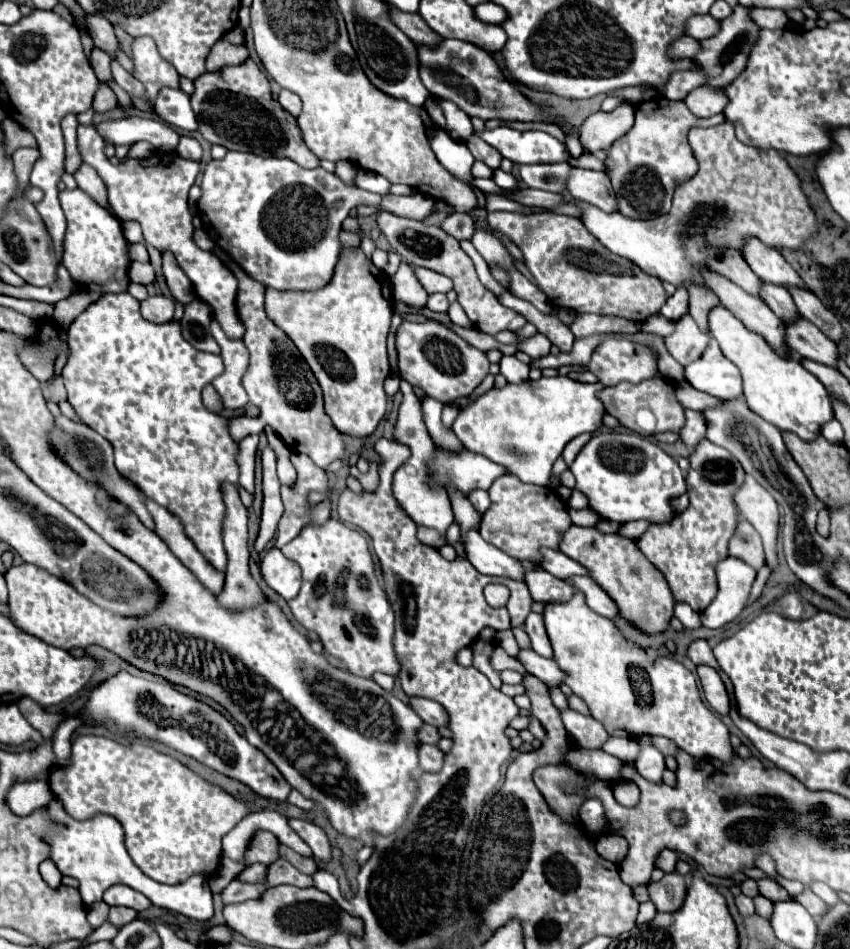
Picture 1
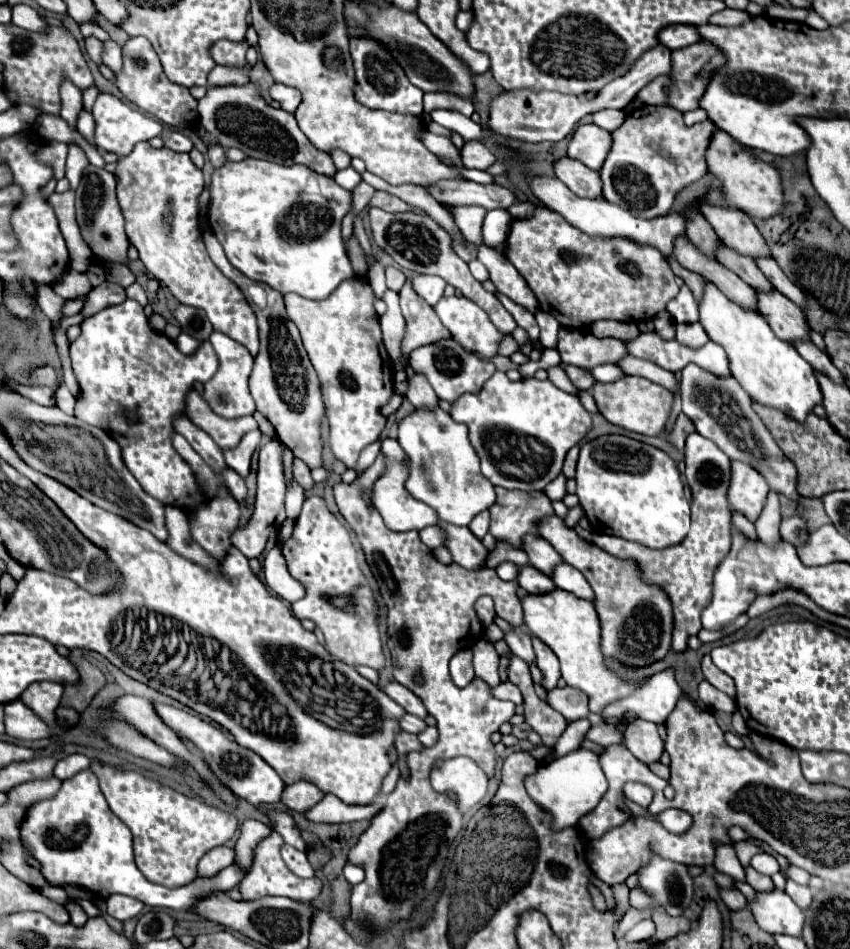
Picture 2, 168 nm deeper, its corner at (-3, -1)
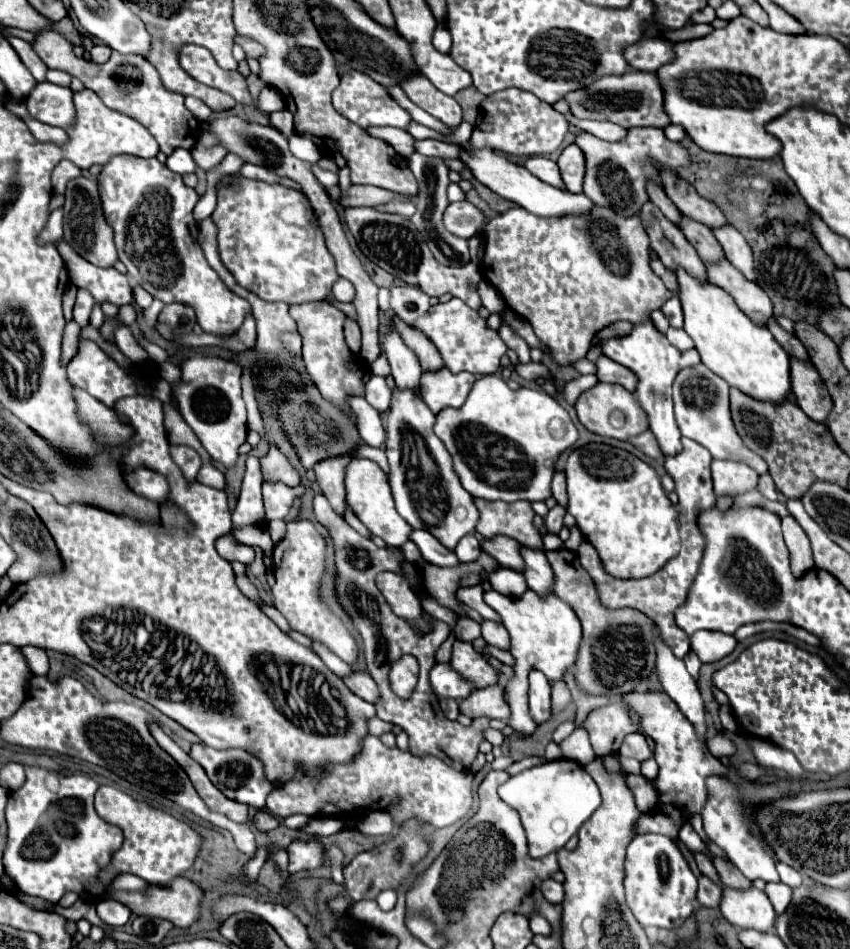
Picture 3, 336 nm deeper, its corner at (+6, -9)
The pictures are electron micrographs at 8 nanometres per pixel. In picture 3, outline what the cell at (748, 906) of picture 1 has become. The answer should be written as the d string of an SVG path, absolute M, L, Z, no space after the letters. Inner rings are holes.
M705 875L699 877L699 889L697 889L697 901L705 907L719 907L721 887L717 883L711 883Z

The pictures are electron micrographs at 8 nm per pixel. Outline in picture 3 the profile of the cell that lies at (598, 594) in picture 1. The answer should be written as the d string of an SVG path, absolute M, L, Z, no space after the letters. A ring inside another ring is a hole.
M521 547L521 557L525 561L521 573L527 581L527 587L539 595L551 593L551 585L553 585L553 571L551 565L545 557L543 551L539 549L529 549L529 547Z

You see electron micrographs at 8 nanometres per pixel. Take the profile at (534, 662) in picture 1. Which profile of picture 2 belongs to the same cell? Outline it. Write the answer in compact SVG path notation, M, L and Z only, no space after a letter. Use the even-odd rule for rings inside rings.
M516 627L516 629L512 629L510 633L504 635L504 641L508 643L510 651L514 655L518 655L520 659L524 659L528 665L536 663L534 661L534 649L532 649L532 643L530 643L530 635L526 631L522 631L520 627Z

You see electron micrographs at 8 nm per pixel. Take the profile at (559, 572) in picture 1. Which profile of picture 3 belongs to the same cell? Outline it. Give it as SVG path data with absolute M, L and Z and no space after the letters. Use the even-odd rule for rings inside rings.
M497 535L489 541L483 541L481 549L503 567L509 567L515 571L523 569L523 561L521 561L521 553L519 553L521 545L517 541L511 541L511 537Z

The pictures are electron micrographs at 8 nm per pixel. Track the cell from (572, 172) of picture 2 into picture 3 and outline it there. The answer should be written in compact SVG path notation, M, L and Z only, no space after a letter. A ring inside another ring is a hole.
M541 155L529 157L529 159L525 161L525 169L531 171L531 173L533 173L535 177L539 177L541 181L553 185L553 187L565 189L565 185L563 185L563 181L561 181L561 175L559 175L559 169L557 169L557 163L555 163L555 161L551 161L551 159L547 159L547 157L541 157Z

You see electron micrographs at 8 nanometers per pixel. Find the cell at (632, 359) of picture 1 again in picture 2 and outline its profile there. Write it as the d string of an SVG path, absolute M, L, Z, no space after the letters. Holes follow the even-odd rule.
M606 363L606 365L598 365L592 369L592 375L596 381L602 381L602 383L612 383L612 381L618 381L624 377L622 369L618 369L616 363Z

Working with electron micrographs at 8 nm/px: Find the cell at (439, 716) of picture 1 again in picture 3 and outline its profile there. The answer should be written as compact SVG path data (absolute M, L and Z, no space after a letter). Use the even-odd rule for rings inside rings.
M351 671L347 677L343 677L343 683L347 685L347 689L351 689L351 693L357 693L369 703L375 703L379 697L375 681L365 671Z

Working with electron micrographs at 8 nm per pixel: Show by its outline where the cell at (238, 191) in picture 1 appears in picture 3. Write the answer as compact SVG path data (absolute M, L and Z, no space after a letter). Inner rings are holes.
M237 177L235 187L223 187L217 193L217 209L211 215L219 235L219 253L225 267L233 273L237 283L265 301L283 301L283 303L307 303L321 301L331 295L333 283L339 279L335 271L335 261L327 251L319 221L311 209L309 199L283 185L269 185L263 181L253 181Z

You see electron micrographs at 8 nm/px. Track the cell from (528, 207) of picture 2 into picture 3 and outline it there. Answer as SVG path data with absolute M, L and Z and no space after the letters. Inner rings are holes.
M461 201L461 203L451 203L445 211L443 217L445 227L453 233L459 235L463 239L469 239L477 233L477 229L483 223L483 213L471 205L469 201Z

